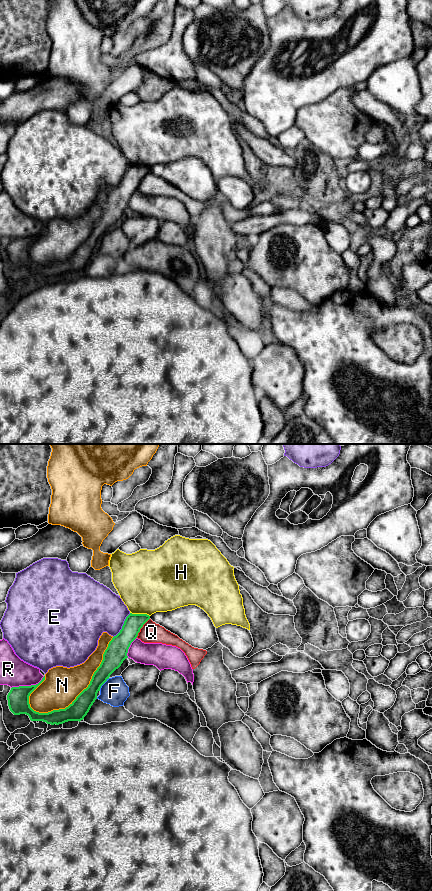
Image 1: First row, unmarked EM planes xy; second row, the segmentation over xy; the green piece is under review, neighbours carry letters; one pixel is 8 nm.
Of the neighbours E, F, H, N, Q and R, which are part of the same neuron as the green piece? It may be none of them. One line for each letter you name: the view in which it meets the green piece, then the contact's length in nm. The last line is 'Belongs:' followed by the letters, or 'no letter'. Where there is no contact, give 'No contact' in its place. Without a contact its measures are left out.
Belongs: no letter

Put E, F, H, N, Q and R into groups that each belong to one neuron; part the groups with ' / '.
E / F / H / N / Q / R

